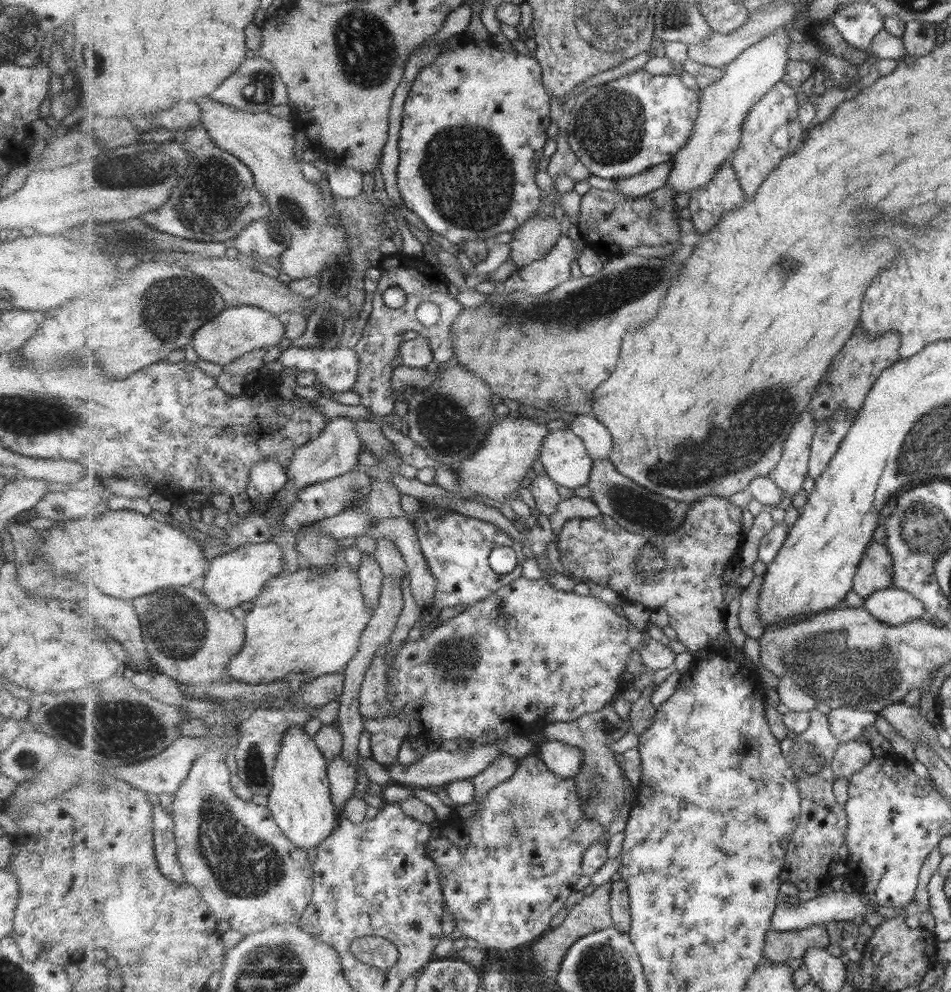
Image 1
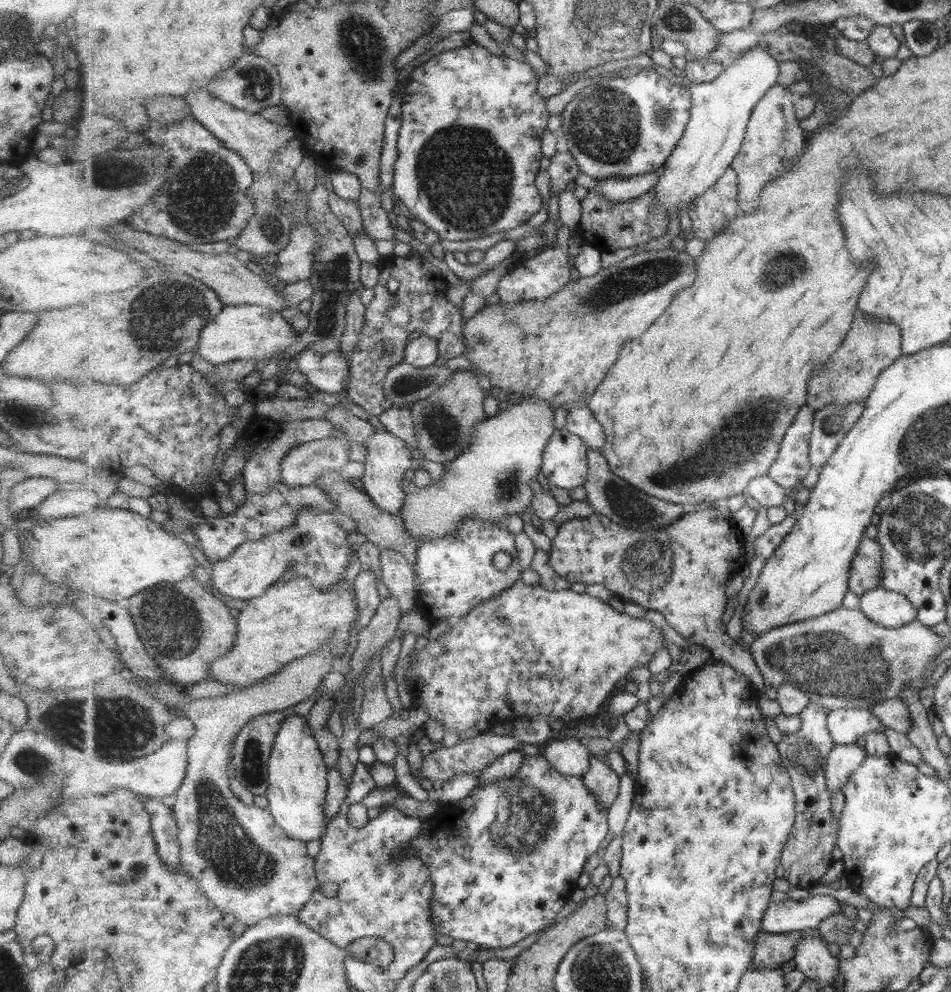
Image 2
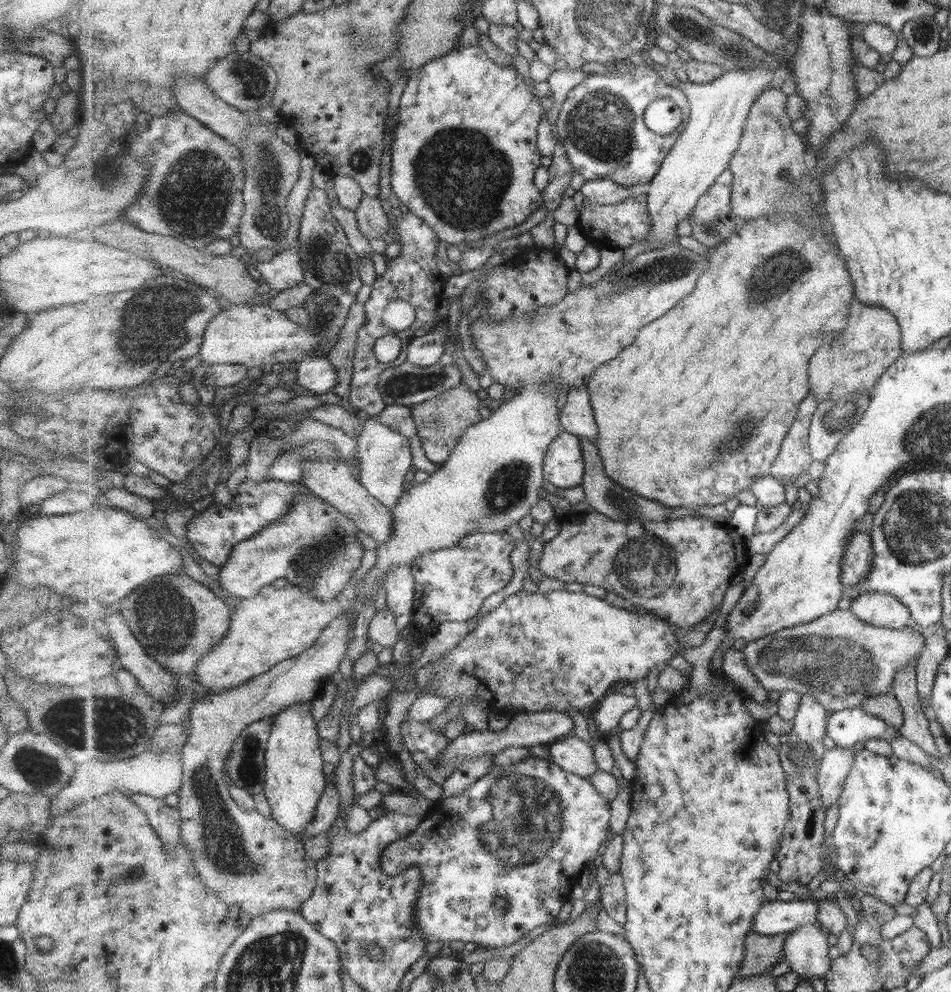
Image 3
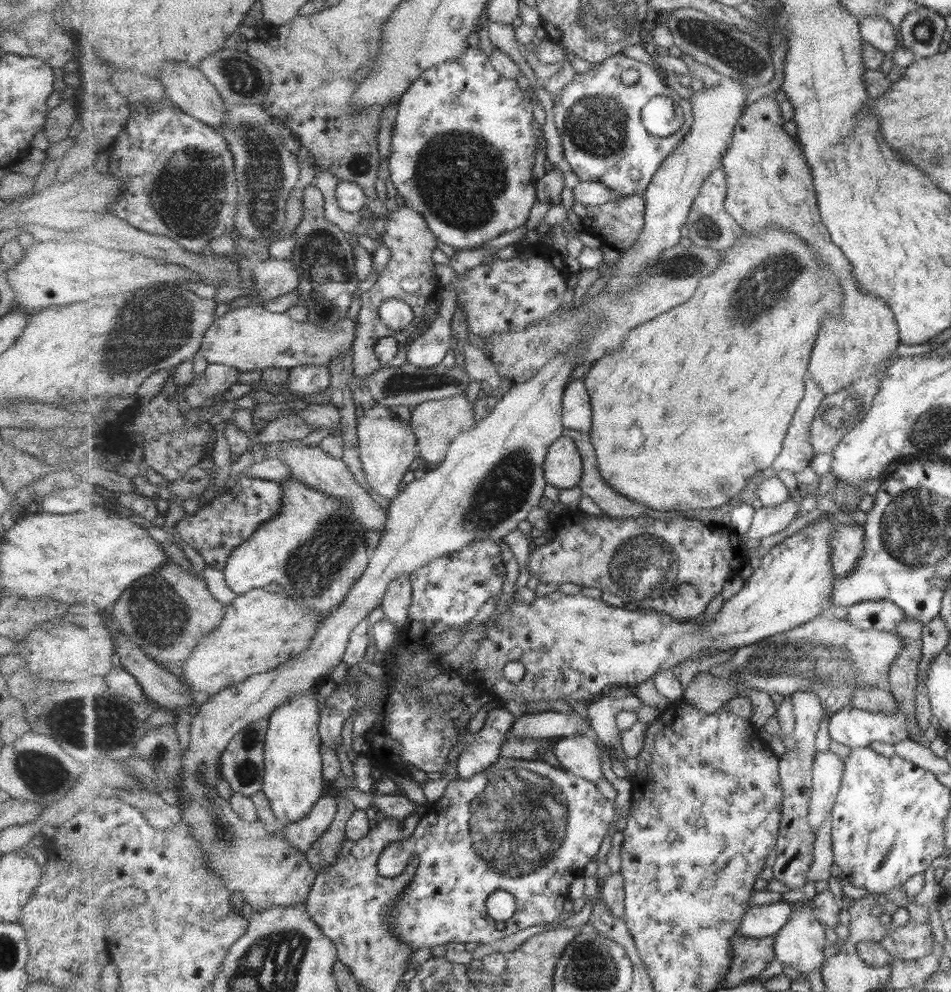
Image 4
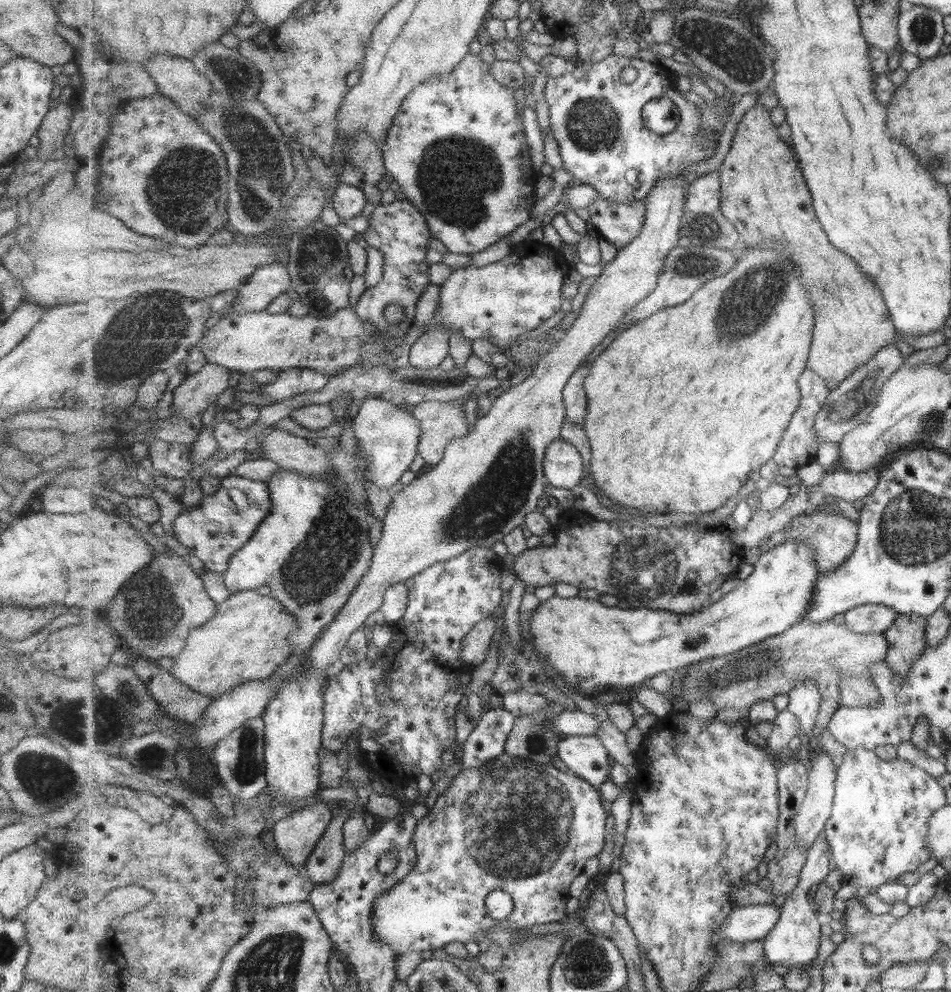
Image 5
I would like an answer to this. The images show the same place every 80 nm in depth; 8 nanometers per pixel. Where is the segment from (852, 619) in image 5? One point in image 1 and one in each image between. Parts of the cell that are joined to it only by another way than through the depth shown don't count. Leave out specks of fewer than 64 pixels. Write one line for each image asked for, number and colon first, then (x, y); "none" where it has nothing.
1: (890, 606)
2: (888, 609)
3: (881, 610)
4: (879, 615)

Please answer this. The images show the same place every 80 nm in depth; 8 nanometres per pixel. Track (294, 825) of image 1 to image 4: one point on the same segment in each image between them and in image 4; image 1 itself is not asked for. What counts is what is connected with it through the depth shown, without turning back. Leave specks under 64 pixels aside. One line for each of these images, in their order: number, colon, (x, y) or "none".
2: (298, 780)
3: (295, 778)
4: (294, 781)

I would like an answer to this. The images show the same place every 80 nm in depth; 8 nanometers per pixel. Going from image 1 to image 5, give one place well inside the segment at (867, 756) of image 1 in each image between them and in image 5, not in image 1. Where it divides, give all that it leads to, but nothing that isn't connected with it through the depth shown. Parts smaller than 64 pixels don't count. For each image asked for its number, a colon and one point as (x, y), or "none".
2: (845, 759)
3: (835, 766)
4: (829, 769)
5: (814, 813)

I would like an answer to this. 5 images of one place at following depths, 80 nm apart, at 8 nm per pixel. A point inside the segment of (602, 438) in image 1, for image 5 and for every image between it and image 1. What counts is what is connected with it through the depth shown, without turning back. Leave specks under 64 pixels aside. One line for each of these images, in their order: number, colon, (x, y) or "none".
2: (580, 420)
3: (577, 416)
4: (577, 414)
5: (575, 397)

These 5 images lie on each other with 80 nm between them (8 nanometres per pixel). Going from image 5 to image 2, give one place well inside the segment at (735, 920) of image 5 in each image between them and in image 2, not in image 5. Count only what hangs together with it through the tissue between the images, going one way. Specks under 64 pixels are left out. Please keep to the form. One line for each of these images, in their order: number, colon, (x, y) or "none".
2: (789, 915)
3: (775, 917)
4: (760, 921)

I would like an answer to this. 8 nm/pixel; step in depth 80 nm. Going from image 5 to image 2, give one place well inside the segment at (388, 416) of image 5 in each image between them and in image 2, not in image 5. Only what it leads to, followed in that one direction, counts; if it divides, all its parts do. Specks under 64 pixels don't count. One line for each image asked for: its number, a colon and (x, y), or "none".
2: (387, 460)
3: (385, 457)
4: (387, 446)

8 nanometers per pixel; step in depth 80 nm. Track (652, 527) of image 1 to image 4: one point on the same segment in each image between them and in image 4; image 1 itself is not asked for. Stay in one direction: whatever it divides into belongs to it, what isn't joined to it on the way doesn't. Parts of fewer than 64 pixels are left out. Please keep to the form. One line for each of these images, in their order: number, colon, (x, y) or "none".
2: (609, 494)
3: (603, 494)
4: (612, 502)

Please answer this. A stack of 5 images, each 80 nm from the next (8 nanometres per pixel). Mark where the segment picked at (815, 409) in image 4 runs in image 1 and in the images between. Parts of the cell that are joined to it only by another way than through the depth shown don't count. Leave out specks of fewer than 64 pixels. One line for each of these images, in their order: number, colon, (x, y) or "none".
1: (793, 469)
2: (794, 464)
3: (795, 460)

